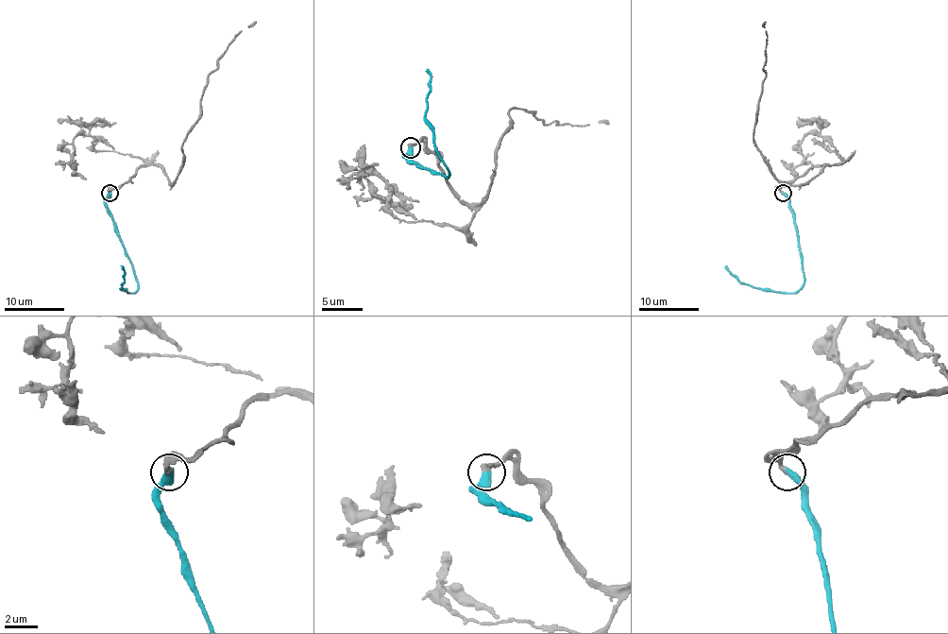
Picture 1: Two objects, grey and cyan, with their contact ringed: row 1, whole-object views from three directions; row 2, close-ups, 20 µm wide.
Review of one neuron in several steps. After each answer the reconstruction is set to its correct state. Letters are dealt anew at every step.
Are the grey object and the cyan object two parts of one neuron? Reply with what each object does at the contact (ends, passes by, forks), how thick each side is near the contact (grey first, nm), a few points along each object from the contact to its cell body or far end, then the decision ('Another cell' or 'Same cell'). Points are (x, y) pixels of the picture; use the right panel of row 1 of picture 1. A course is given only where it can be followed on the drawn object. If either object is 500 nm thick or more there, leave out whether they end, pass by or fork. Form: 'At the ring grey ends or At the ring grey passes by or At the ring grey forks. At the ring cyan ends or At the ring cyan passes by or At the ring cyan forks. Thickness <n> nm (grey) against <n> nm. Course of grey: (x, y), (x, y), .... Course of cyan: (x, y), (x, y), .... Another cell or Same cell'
At the ring grey ends. At the ring cyan ends. Thickness 300 nm (grey) against 480 nm. Course of grey: (783, 193), (779, 187), (824, 165), (804, 183), (784, 185), (753, 140), (756, 104), (766, 76), (766, 21). Course of cyan: (783, 193), (794, 218), (804, 284), (794, 292), (763, 291), (741, 283), (725, 265). Same cell

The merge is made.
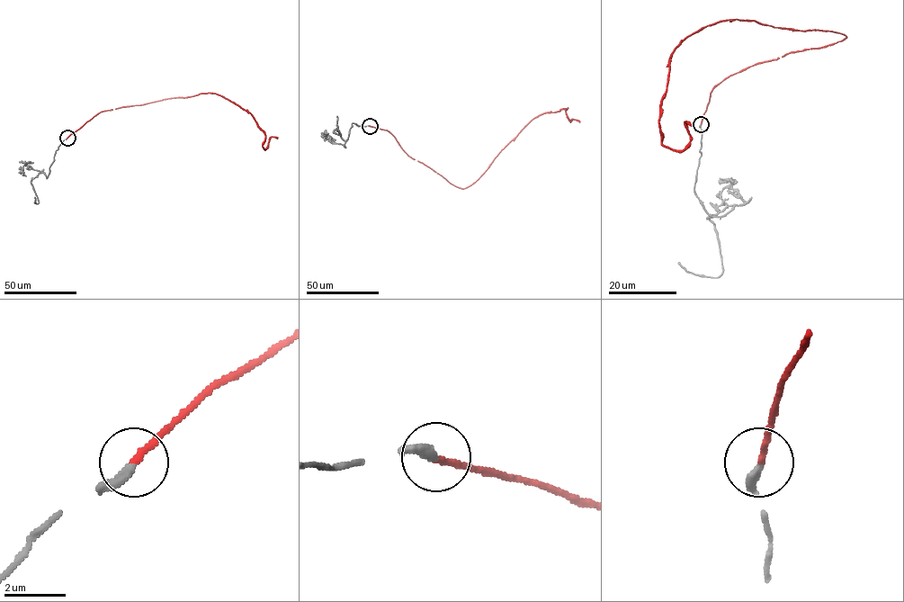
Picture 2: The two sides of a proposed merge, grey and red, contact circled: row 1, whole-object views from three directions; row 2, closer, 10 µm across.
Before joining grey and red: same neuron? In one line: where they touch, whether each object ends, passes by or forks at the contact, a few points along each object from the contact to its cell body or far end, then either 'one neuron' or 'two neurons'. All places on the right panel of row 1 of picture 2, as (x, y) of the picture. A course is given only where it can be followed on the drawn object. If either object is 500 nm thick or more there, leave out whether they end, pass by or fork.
at (701, 124); grey ends there; red ends there; grey runs (701, 124), (695, 194), (712, 216), (734, 205), (708, 219), (722, 273), (697, 275), (678, 262); red runs (701, 124), (727, 77), (846, 37), (737, 19), (702, 27), (670, 58), (662, 143), (683, 150), (692, 125); one neuron

